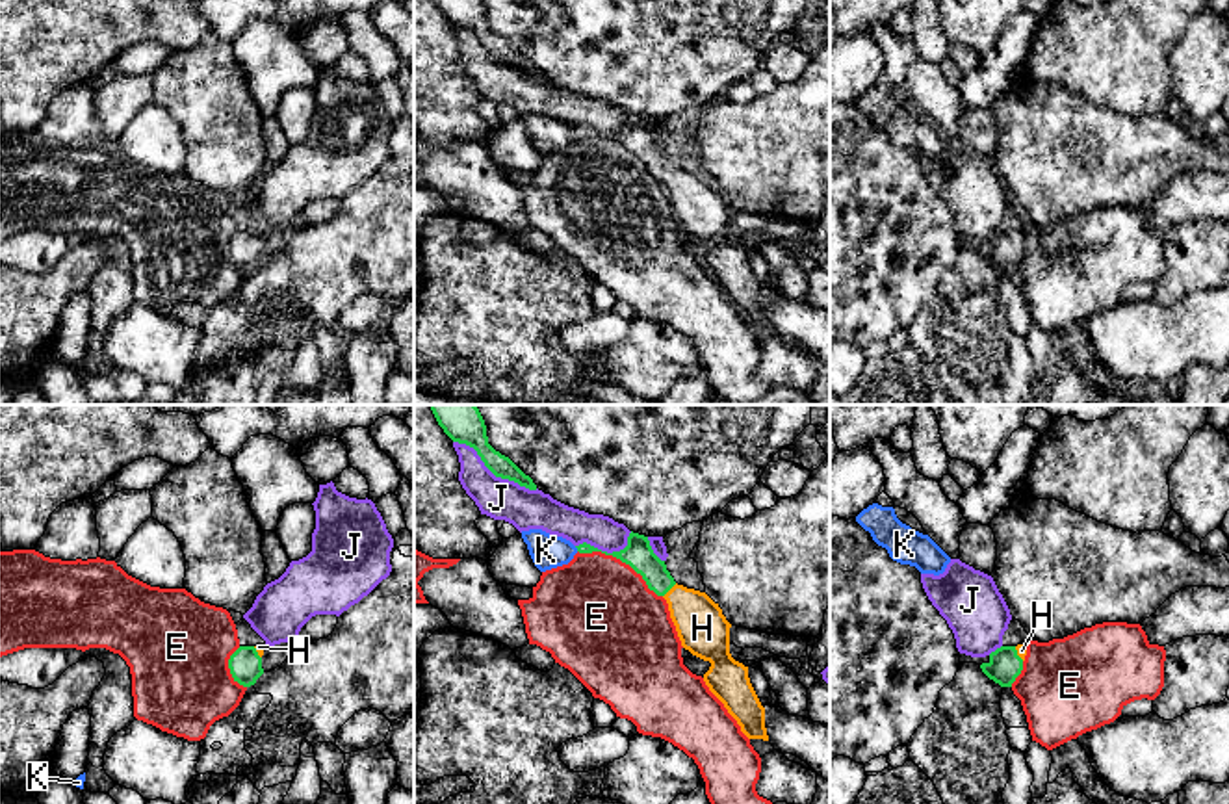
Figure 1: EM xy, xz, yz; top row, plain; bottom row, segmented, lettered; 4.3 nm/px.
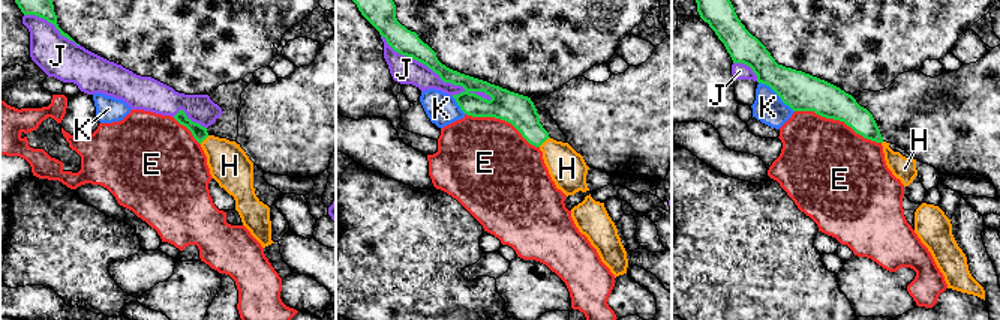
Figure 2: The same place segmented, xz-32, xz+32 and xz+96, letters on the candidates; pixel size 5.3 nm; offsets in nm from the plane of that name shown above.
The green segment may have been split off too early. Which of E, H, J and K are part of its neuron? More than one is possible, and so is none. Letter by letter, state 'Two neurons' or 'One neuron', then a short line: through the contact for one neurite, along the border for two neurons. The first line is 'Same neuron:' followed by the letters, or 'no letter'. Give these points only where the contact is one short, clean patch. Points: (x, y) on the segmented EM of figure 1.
Same neuron: H
E: Two neurons
H: One neuron. Line: xz (637, 554), (669, 589), (697, 617), (702, 628)
J: Two neurons
K: Two neurons. Line: xz (574, 546), (578, 550)

